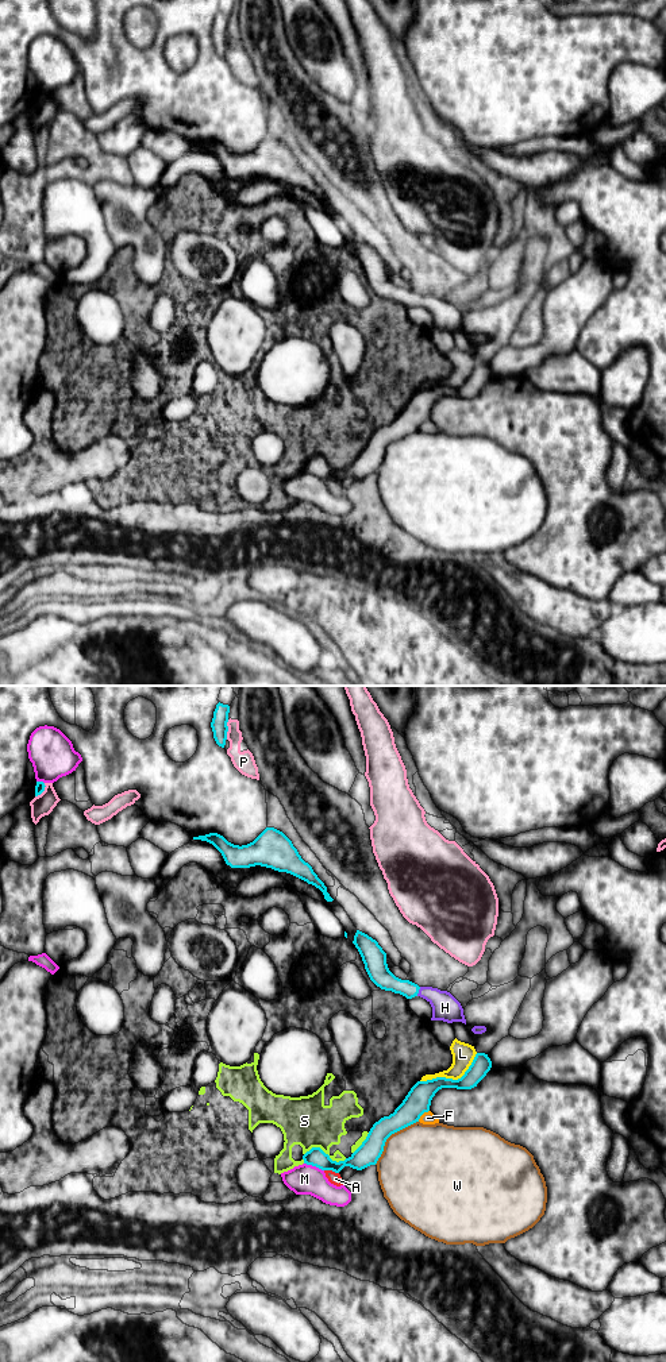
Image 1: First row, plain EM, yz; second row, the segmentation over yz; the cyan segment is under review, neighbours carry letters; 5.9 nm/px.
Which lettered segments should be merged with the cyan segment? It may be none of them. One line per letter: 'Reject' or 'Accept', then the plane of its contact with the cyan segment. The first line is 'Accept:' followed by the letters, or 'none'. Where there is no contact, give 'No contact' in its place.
Accept: H
A: Reject. Touches cyan in yz
F: Reject. Touches cyan in yz
H: Accept. Touches cyan in yz
L: Reject. Touches cyan in yz
M: Reject. Touches cyan in yz
P: Reject. Touches cyan in yz
S: Reject. Touches cyan in yz
W: Reject. Touches cyan in yz

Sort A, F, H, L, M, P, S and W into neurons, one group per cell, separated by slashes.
A L / F / H / M / P / S / W

